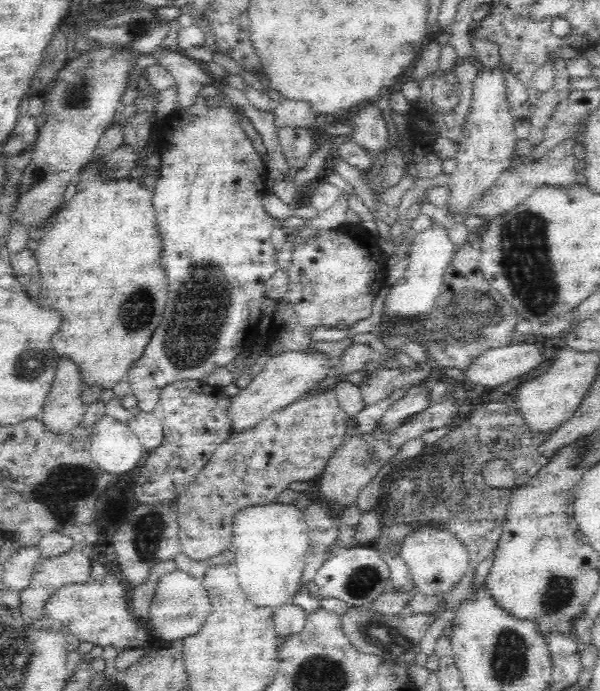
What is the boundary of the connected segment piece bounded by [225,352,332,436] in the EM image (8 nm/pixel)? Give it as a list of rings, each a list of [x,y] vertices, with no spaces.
[[[286,352],[269,358],[262,372],[254,376],[250,383],[240,388],[234,396],[227,398],[225,418],[230,436],[249,429],[261,420],[267,419],[273,412],[286,406],[291,400],[309,389],[316,381],[323,379],[332,362],[325,356],[312,356],[303,352]]]

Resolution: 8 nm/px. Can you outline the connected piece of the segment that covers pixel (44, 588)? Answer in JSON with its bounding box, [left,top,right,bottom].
[20,547,93,626]

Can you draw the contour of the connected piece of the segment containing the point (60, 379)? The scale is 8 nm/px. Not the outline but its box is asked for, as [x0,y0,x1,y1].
[36,358,86,436]

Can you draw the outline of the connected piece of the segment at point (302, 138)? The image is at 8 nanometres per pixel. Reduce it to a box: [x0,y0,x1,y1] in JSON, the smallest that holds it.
[277,128,315,170]

